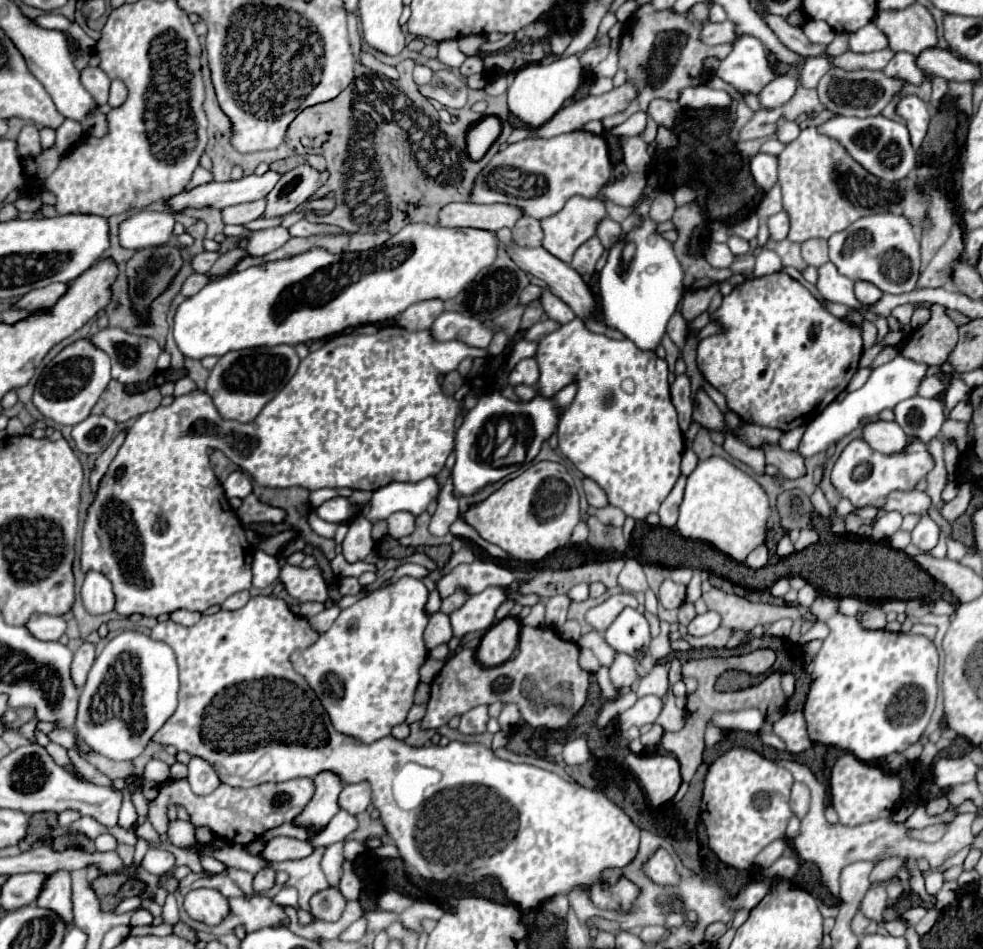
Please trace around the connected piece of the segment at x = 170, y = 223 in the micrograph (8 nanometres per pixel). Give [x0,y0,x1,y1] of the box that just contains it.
[119,211,175,249]

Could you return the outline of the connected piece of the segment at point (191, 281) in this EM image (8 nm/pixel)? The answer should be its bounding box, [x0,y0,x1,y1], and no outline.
[181,273,209,297]

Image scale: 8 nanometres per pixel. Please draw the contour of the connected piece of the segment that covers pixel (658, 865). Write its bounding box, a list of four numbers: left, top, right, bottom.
[645,849,679,885]

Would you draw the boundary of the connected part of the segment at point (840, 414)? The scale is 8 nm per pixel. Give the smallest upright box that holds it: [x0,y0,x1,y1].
[797,355,929,457]

